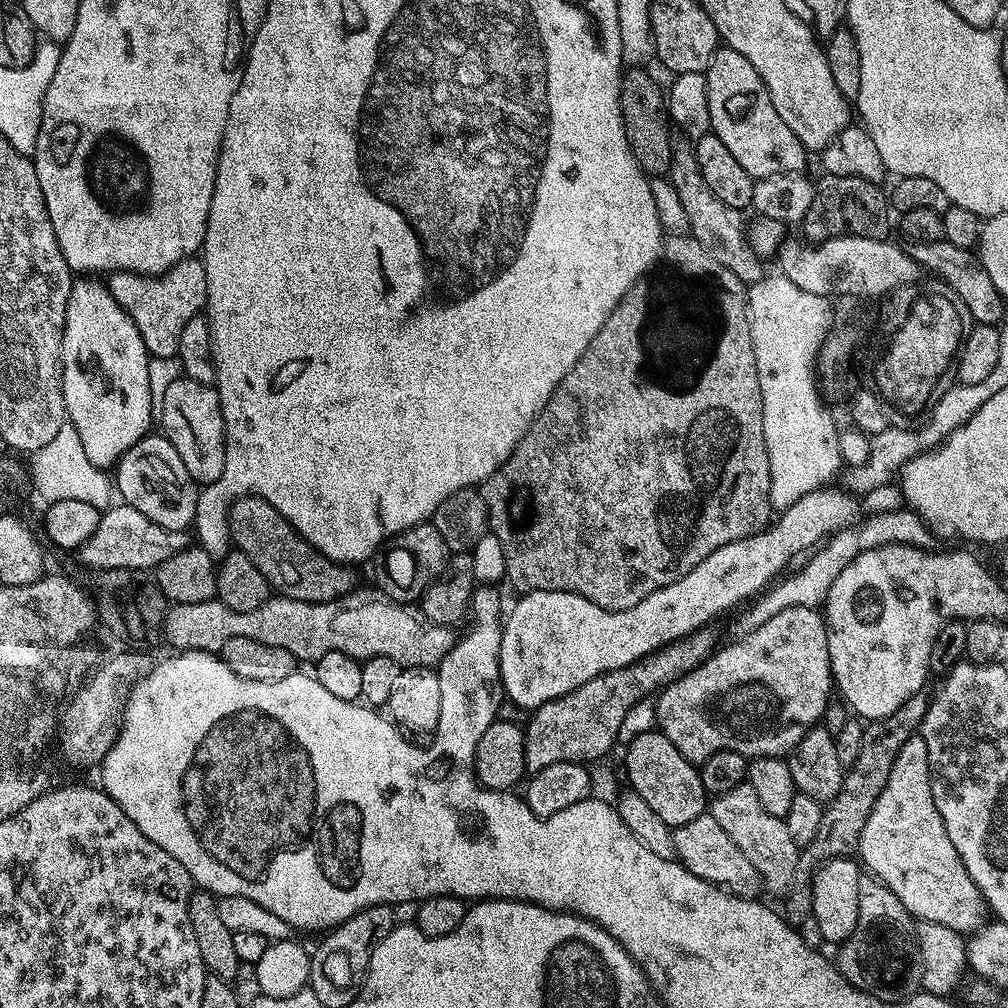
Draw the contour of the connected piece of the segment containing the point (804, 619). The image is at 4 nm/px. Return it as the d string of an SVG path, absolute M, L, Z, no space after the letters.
M817 609L782 610L770 622L739 638L725 648L717 647L693 672L660 689L654 700L654 720L659 731L670 738L682 758L697 766L710 758L710 754L718 754L718 750L734 750L749 758L783 757L791 753L804 733L821 719L834 696L828 625Z

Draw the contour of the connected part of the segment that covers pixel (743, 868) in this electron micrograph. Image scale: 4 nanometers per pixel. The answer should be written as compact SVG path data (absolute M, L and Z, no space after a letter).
M710 814L699 816L694 818L694 822L686 822L671 829L670 835L675 859L683 864L686 870L690 870L690 874L702 878L723 892L741 898L755 897L756 891L761 891L760 876L750 866L746 856L734 846L726 830L722 830L722 826L718 826L718 822L714 822Z

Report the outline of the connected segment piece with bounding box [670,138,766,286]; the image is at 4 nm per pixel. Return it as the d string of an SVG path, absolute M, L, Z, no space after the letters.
M680 138L673 143L670 179L674 190L678 190L682 210L686 210L687 231L692 239L700 243L717 262L726 266L726 270L730 270L730 274L734 274L744 285L761 280L766 274L765 261L756 256L748 244L746 220L740 217L743 216L741 209L726 206L726 202L714 198L706 182L702 182L695 147L687 139Z

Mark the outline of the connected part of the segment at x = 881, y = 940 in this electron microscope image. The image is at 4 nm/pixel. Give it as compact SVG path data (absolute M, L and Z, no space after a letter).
M864 874L856 882L856 925L839 945L834 964L844 980L879 1000L904 1000L921 991L920 948L916 944L917 921L894 898L883 882Z

